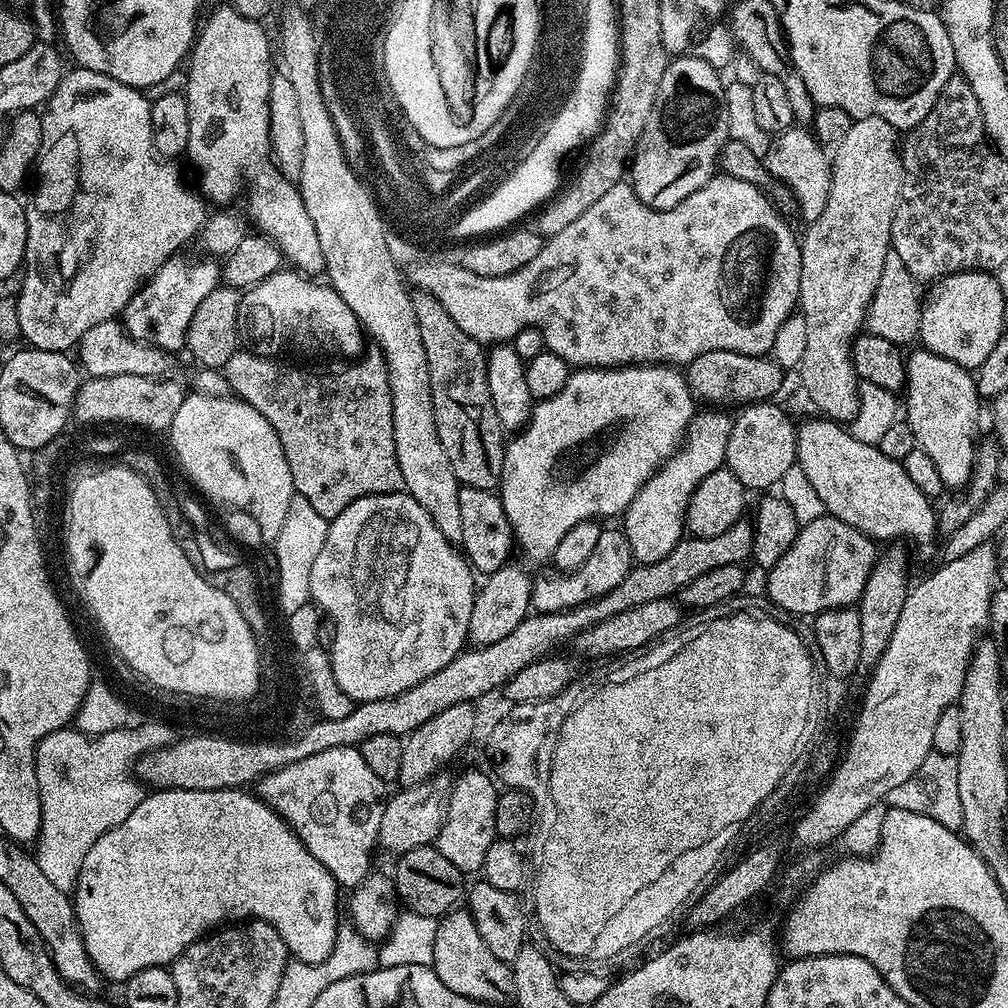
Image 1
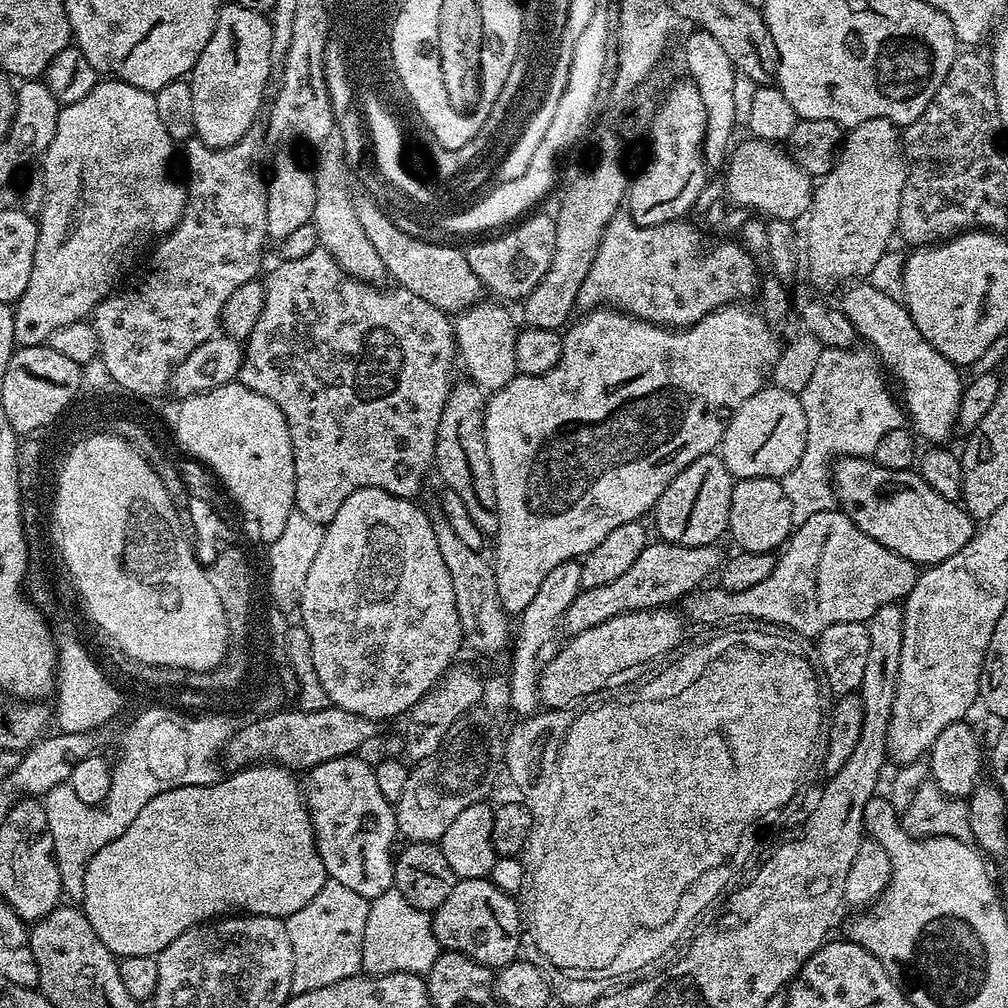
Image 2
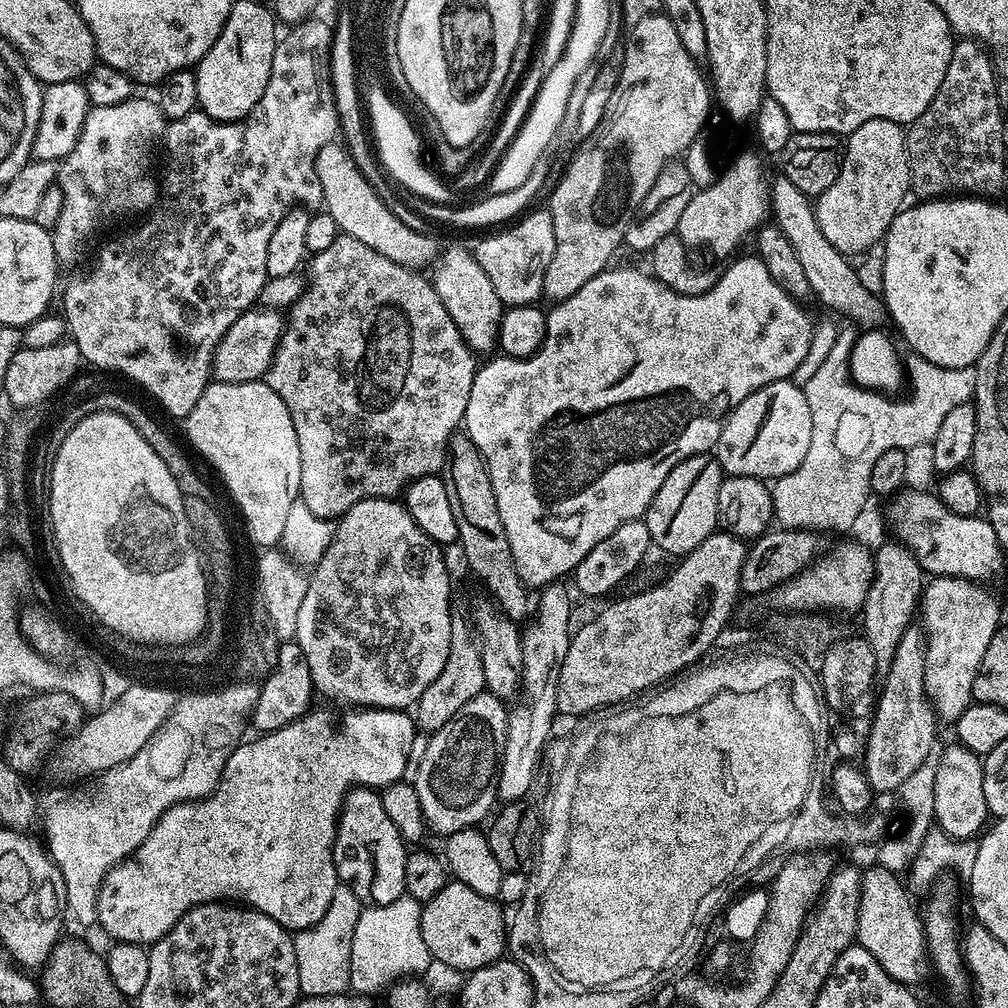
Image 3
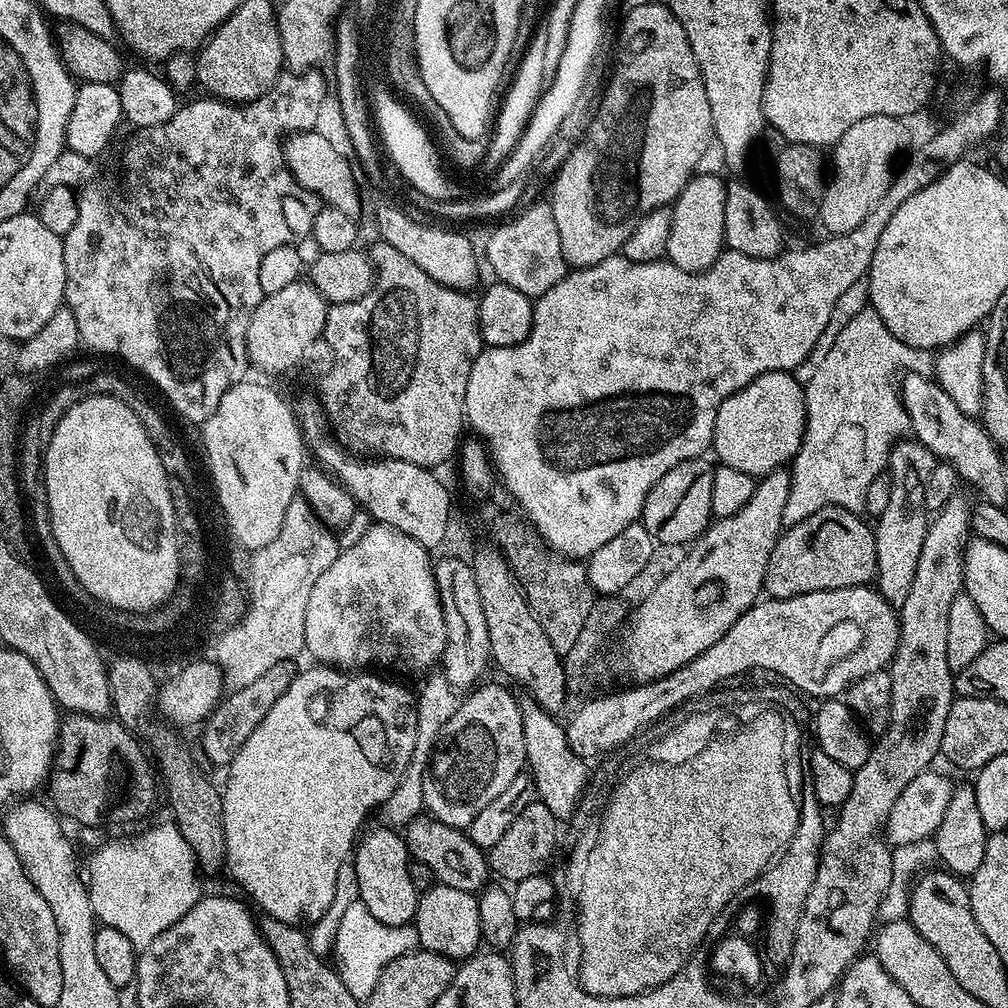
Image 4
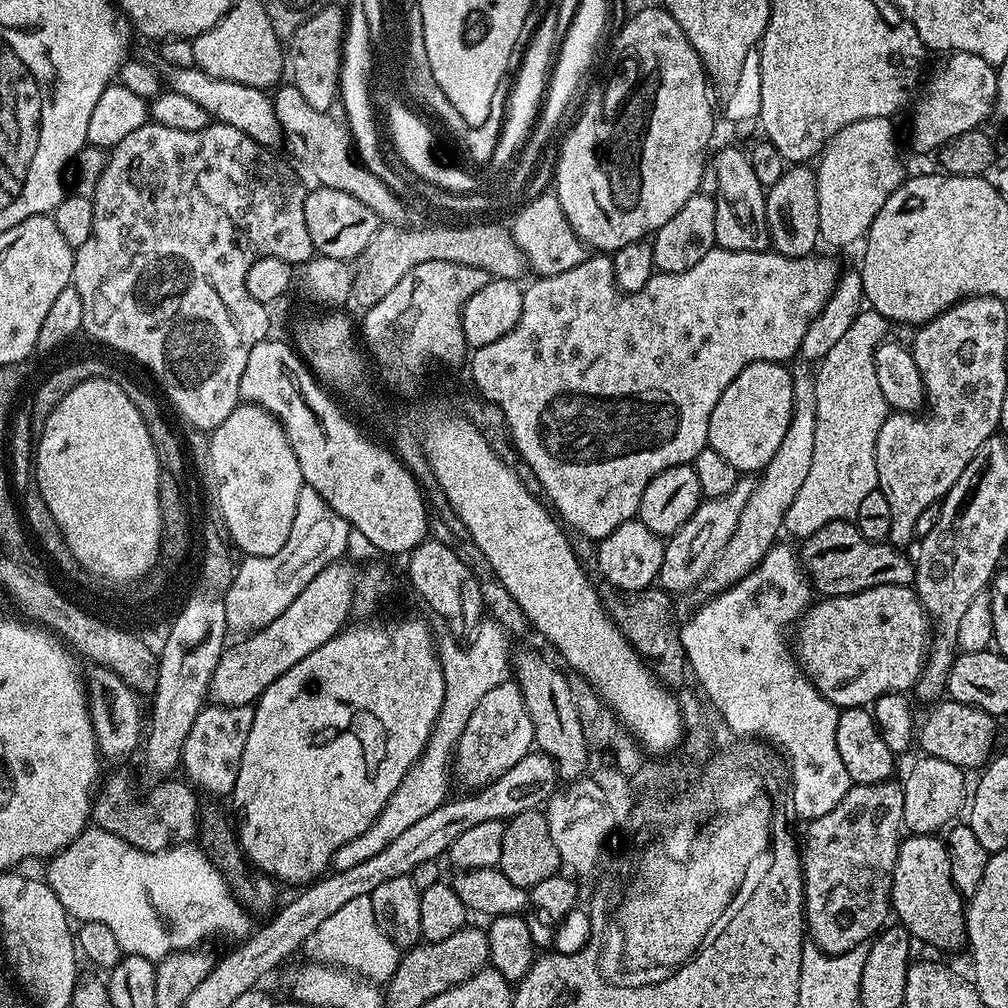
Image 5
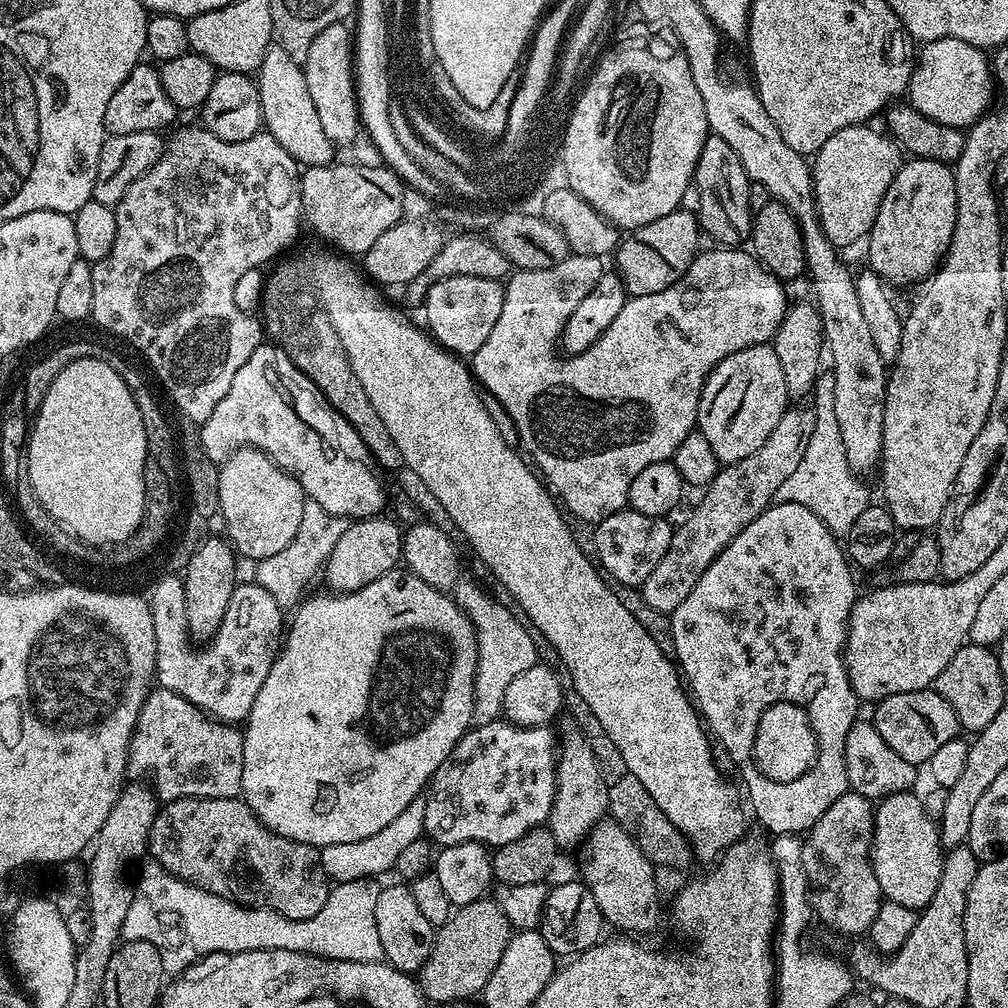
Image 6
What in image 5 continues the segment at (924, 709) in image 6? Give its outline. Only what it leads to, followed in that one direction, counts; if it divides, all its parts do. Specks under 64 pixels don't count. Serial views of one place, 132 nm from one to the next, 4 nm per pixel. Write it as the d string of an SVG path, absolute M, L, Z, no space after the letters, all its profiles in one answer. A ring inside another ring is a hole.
M941 698L925 708L928 709L924 717L920 716L918 720L918 746L920 742L924 756L942 758L942 762L954 762L954 766L965 770L987 765L993 755L992 747L996 744L997 717L951 698Z

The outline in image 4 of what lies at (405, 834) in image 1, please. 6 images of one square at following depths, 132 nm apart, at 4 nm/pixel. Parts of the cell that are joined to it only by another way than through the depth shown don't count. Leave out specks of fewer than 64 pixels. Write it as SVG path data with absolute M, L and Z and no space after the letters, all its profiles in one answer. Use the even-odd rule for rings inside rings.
M481 683L461 699L454 718L442 726L426 764L422 794L427 815L451 828L467 830L478 813L525 771L526 742L520 709L500 684Z

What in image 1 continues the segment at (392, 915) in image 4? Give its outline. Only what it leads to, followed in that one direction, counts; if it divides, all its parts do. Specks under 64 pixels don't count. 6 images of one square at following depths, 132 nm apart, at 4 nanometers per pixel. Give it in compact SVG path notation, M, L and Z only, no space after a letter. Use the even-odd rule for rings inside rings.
M359 747L331 748L322 750L322 754L310 754L310 758L268 772L258 781L260 799L292 827L306 850L346 890L353 890L370 875L372 851L378 848L378 830L386 803L384 791L384 781L366 766Z

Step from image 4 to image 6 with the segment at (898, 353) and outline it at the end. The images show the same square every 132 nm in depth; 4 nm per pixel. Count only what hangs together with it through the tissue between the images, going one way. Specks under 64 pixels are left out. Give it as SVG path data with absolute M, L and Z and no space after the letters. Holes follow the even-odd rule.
M823 371L818 375L812 393L812 407L815 410L814 434L810 434L806 454L802 454L802 462L798 462L798 470L794 470L794 474L790 474L790 478L786 478L786 482L782 482L782 486L778 486L776 500L781 504L806 506L810 510L814 510L814 514L818 514L818 518L822 518L822 522L829 530L837 534L847 534L850 526L854 526L858 514L862 514L862 510L868 508L870 497L868 497L867 490L864 489L865 481L855 475L850 470L850 462L846 462L846 450L842 446L842 434L838 430L838 418L834 418L833 392L834 376L831 371Z

